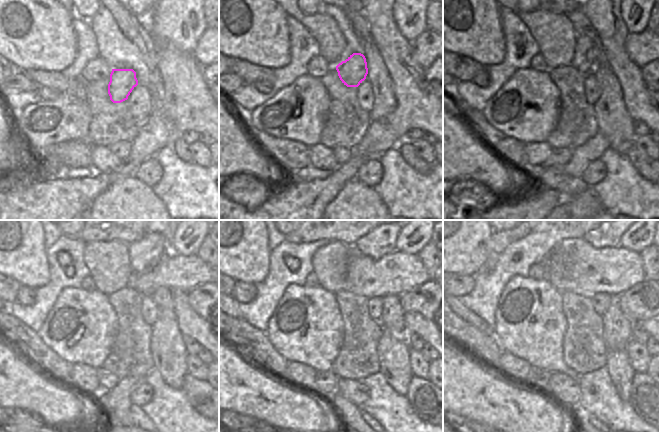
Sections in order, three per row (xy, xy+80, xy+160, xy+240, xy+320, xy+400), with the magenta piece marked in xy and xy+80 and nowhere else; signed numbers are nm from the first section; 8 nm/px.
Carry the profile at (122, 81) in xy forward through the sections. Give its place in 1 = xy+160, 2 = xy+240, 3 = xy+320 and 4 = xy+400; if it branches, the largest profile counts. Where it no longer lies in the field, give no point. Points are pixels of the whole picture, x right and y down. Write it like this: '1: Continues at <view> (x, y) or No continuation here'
1: Continues at xy+160 (588, 54)
2: Continues at xy+240 (145, 253)
3: Continues at xy+320 (380, 241)
4: Continues at xy+400 (598, 240).

